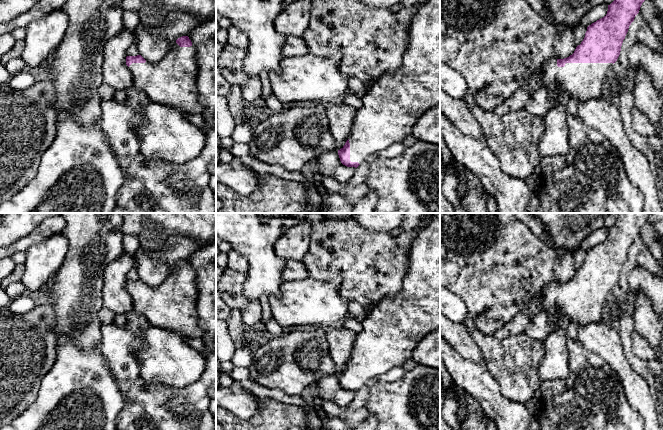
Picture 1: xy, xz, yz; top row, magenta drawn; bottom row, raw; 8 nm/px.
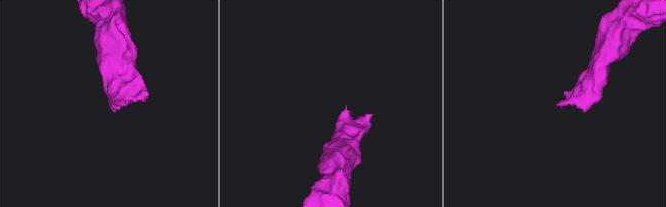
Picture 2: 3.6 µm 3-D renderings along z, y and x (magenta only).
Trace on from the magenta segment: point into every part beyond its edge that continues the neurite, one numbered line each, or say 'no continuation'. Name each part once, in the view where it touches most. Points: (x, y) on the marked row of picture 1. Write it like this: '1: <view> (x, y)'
1: yz (583, 81)

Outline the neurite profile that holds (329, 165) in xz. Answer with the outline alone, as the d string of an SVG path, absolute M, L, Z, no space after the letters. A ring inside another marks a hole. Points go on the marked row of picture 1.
M328 151L317 157L317 167L323 177L331 177L341 183L348 183L356 169L343 165L338 151Z

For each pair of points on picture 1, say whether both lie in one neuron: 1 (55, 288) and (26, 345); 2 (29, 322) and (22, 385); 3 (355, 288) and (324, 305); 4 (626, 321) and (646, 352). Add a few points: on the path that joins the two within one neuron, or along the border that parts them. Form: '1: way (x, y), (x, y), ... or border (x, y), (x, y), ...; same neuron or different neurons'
1: border (50, 304), (54, 312), (53, 328); different neurons
2: way (29, 338), (22, 348), (22, 369); same neuron
3: border (323, 281), (329, 282), (347, 302); different neurons
4: border (633, 330), (631, 345), (632, 351), (635, 354); different neurons

